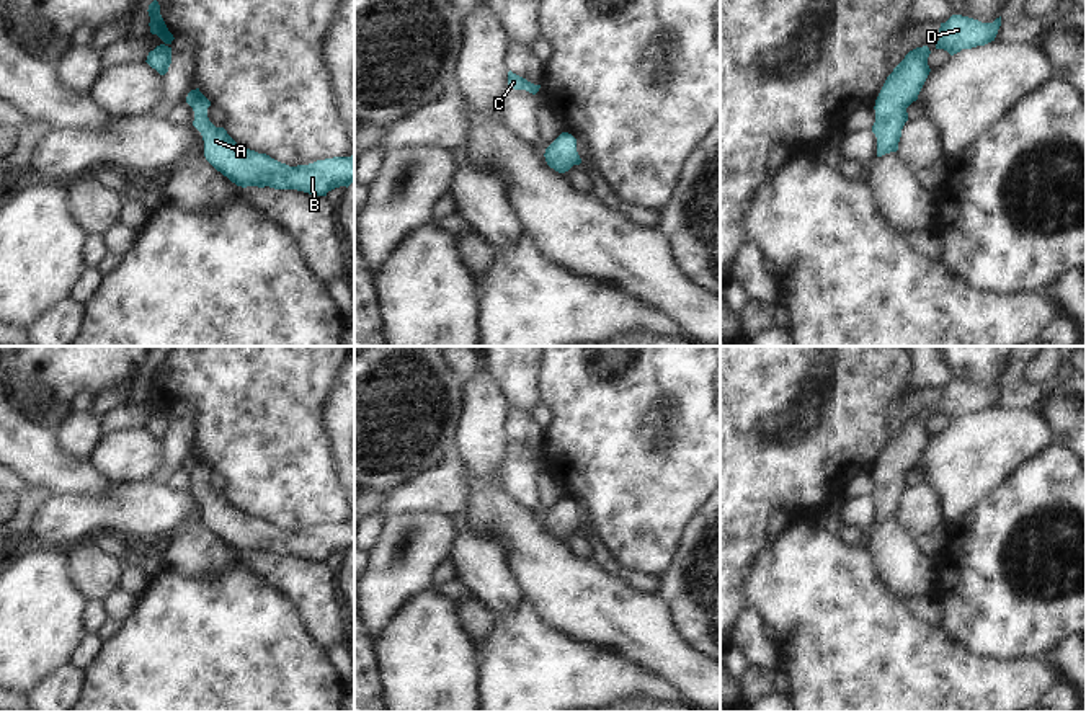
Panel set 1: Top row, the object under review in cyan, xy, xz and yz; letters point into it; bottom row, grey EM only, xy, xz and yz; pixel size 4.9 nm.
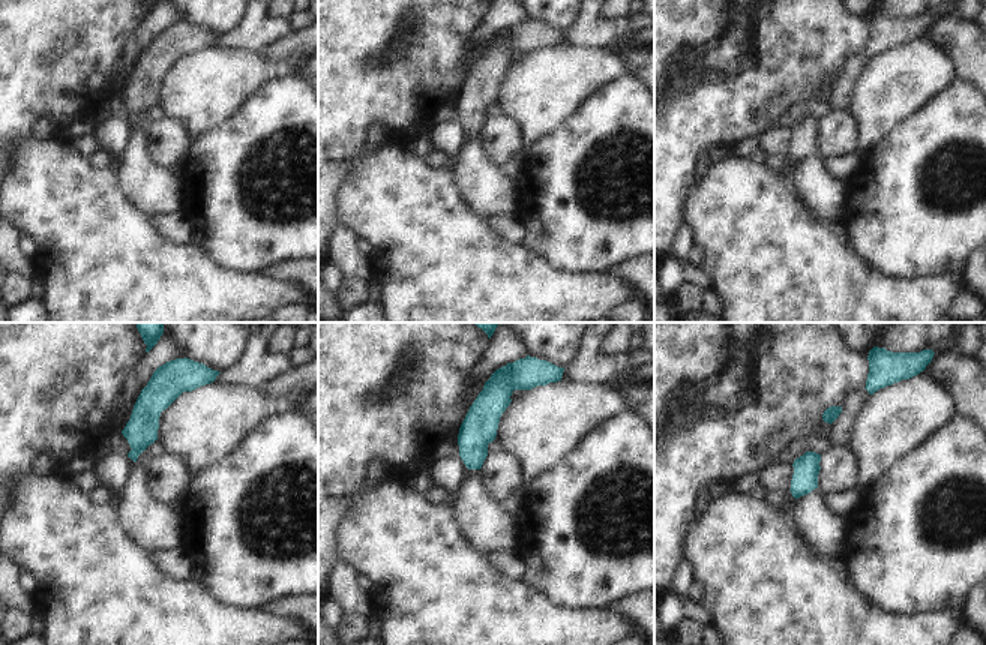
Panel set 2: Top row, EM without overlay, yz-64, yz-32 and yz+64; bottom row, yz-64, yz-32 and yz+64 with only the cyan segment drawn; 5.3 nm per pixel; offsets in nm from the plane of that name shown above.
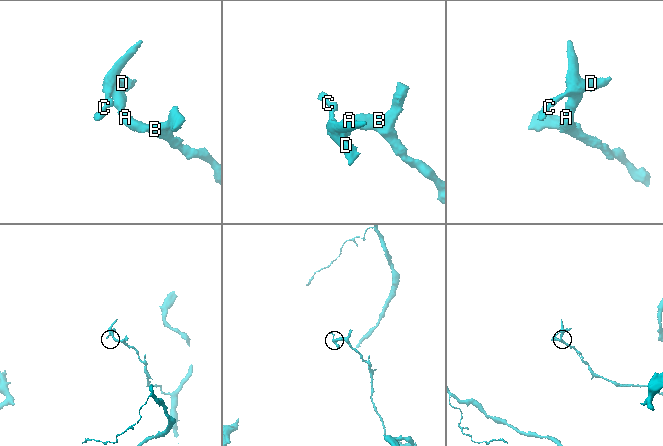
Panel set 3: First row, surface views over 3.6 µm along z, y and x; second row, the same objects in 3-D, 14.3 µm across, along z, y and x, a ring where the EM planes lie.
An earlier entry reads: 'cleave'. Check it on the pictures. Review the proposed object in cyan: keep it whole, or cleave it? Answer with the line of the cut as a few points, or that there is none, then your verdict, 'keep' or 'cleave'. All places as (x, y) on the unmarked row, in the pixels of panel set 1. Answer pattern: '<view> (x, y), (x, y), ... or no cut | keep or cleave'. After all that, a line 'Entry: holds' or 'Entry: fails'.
no cut | keep
Entry: fails

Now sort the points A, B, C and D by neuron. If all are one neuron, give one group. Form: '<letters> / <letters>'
A B C D

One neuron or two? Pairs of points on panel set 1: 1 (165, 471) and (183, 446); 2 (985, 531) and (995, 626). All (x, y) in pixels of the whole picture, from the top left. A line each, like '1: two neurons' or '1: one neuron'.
1: one neuron
2: one neuron

